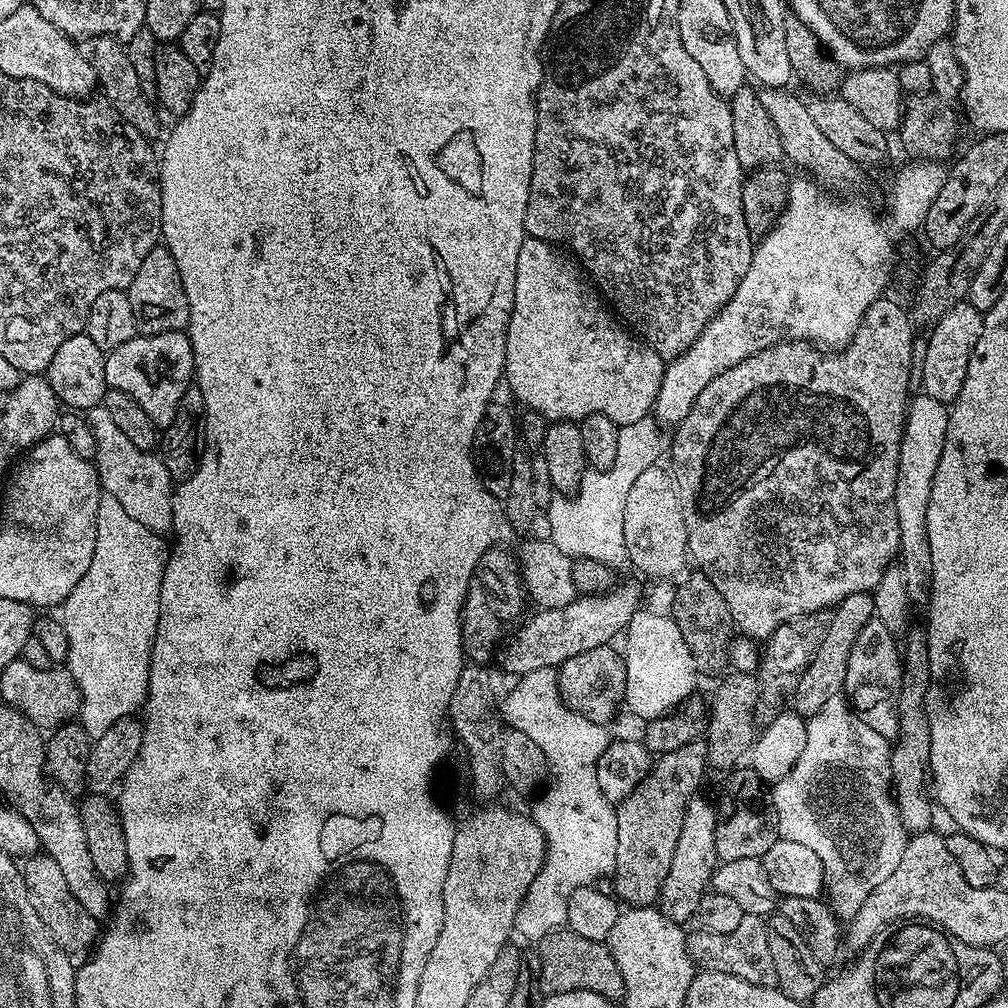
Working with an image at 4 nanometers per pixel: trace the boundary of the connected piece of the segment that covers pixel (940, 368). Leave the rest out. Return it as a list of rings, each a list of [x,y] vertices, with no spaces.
[[[967,299],[959,300],[942,318],[938,321],[938,326],[934,326],[932,332],[927,333],[926,358],[922,358],[922,366],[918,369],[922,374],[920,388],[922,392],[930,398],[937,399],[938,402],[951,406],[962,391],[962,382],[966,382],[966,366],[970,366],[970,354],[974,354],[974,346],[978,346],[978,338],[982,334],[984,325],[984,313],[979,312]]]

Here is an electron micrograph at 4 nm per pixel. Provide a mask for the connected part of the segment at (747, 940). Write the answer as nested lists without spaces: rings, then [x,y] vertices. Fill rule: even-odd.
[[[745,914],[742,922],[738,922],[738,930],[730,930],[730,934],[718,934],[707,930],[695,931],[687,933],[688,952],[701,969],[722,974],[734,974],[738,978],[758,986],[776,987],[774,958],[770,958],[768,926],[761,917]]]

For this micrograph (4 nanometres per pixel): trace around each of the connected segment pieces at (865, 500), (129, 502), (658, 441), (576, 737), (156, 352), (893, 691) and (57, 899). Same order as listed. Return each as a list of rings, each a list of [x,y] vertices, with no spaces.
[[[881,298],[876,300],[870,306],[870,310],[866,310],[866,314],[862,318],[862,322],[858,326],[858,330],[852,335],[849,344],[844,345],[843,349],[835,354],[824,354],[824,357],[815,364],[812,361],[812,351],[814,351],[811,343],[802,340],[785,340],[783,344],[772,344],[766,350],[762,350],[758,354],[754,354],[750,358],[746,358],[742,362],[738,362],[738,366],[730,366],[730,370],[726,370],[722,374],[718,374],[718,378],[714,378],[706,386],[706,390],[702,390],[702,394],[698,394],[698,398],[694,402],[694,406],[690,410],[690,414],[686,414],[686,418],[681,424],[675,425],[674,432],[676,437],[670,440],[670,452],[672,448],[672,464],[670,463],[670,471],[672,477],[676,479],[676,489],[678,490],[678,498],[682,502],[682,518],[686,518],[686,534],[688,535],[688,555],[694,561],[695,566],[706,578],[710,580],[718,588],[720,594],[726,600],[726,605],[732,611],[733,622],[735,627],[739,629],[745,637],[751,638],[757,642],[767,641],[772,635],[772,631],[780,624],[787,624],[790,618],[795,616],[811,616],[813,614],[823,613],[823,608],[831,609],[833,606],[845,600],[850,594],[858,594],[859,592],[872,592],[878,586],[879,580],[893,567],[894,561],[900,554],[899,528],[898,528],[898,511],[895,506],[895,479],[898,478],[898,468],[900,462],[900,443],[904,436],[905,416],[908,412],[908,404],[910,401],[910,374],[914,371],[912,366],[912,341],[914,339],[914,329],[912,327],[911,315],[900,304],[895,304],[889,298]]]
[[[102,406],[87,409],[86,419],[90,430],[94,430],[94,442],[96,443],[94,463],[96,472],[100,476],[101,489],[114,494],[114,498],[118,498],[118,502],[122,502],[126,514],[130,514],[130,518],[136,519],[137,522],[142,522],[142,526],[146,526],[146,530],[157,534],[171,533],[174,481],[166,470],[163,459],[155,451],[138,450],[138,446],[134,446],[134,442],[130,442],[130,438],[126,438],[126,434],[122,434],[122,430],[118,430],[117,424],[110,419],[110,413]]]
[[[646,415],[638,422],[620,425],[618,434],[618,455],[614,458],[614,466],[597,472],[595,470],[585,471],[582,482],[576,493],[570,496],[553,495],[552,501],[548,503],[546,515],[548,515],[547,535],[572,559],[578,557],[593,558],[594,561],[610,565],[613,570],[627,565],[628,551],[626,550],[626,538],[622,535],[622,510],[626,510],[626,498],[630,495],[630,489],[638,479],[642,470],[653,467],[660,456],[660,451],[665,451],[666,440],[660,437],[661,425],[651,415]]]
[[[555,668],[528,672],[515,681],[508,697],[505,700],[503,697],[498,704],[503,723],[527,734],[548,759],[550,769],[550,779],[535,797],[536,805],[530,809],[532,821],[544,835],[544,865],[518,906],[514,929],[517,937],[525,936],[533,942],[544,940],[546,934],[561,931],[567,925],[570,894],[582,886],[595,885],[611,877],[616,871],[618,854],[616,810],[613,801],[602,794],[596,777],[598,758],[602,758],[610,743],[609,729],[590,722],[590,718],[565,704],[558,690],[556,673]]]
[[[187,331],[153,336],[137,334],[130,338],[130,342],[122,342],[122,346],[111,349],[104,361],[109,388],[130,394],[130,398],[134,398],[134,402],[138,402],[138,406],[150,414],[160,430],[168,428],[170,422],[174,422],[174,413],[178,411],[178,402],[182,402],[182,394],[186,394],[186,390],[194,384],[196,367]]]
[[[877,618],[866,622],[854,642],[854,650],[850,650],[850,662],[846,662],[843,695],[861,722],[870,726],[870,730],[878,730],[878,734],[882,734],[882,738],[889,742],[895,741],[900,735],[896,703],[900,697],[903,677],[904,665],[897,637],[886,630]]]
[[[47,854],[27,857],[23,861],[22,871],[30,906],[34,906],[38,918],[42,918],[54,942],[58,942],[58,946],[69,956],[72,963],[77,966],[83,964],[97,943],[98,921],[90,914],[86,914],[86,910],[82,910],[82,905],[78,903],[78,898],[70,894],[70,886],[66,886],[66,877],[58,867],[58,862],[54,862],[54,858]]]

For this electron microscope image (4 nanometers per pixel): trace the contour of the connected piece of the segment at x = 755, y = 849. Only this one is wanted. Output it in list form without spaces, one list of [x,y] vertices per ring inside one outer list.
[[[751,766],[737,767],[729,776],[732,777],[725,782],[724,789],[720,792],[720,800],[718,799],[716,804],[716,833],[714,834],[716,859],[720,862],[738,858],[760,860],[778,839],[776,811],[772,809],[769,797],[766,795],[763,778]]]

